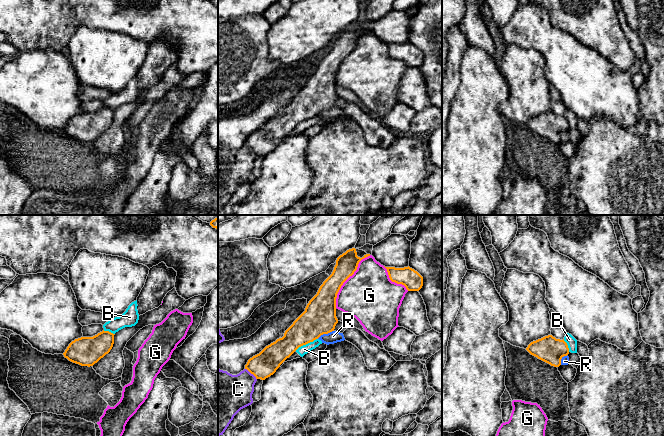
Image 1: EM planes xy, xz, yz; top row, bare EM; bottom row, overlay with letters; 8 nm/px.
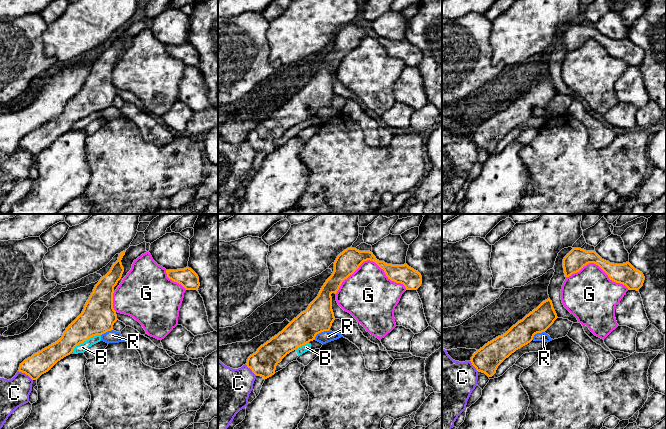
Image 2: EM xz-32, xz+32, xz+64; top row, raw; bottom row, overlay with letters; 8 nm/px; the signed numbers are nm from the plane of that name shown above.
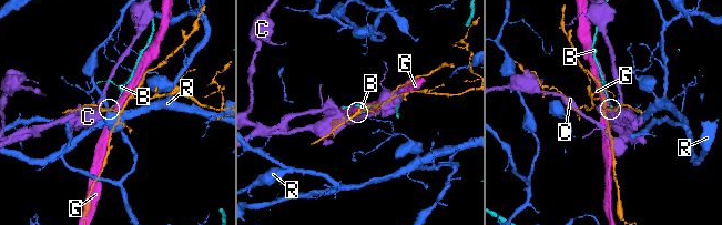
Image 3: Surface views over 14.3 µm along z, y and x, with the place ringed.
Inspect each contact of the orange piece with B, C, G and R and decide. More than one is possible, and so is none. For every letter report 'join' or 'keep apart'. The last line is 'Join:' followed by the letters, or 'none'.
B: keep apart
C: keep apart
G: keep apart
R: keep apart
Join: none

